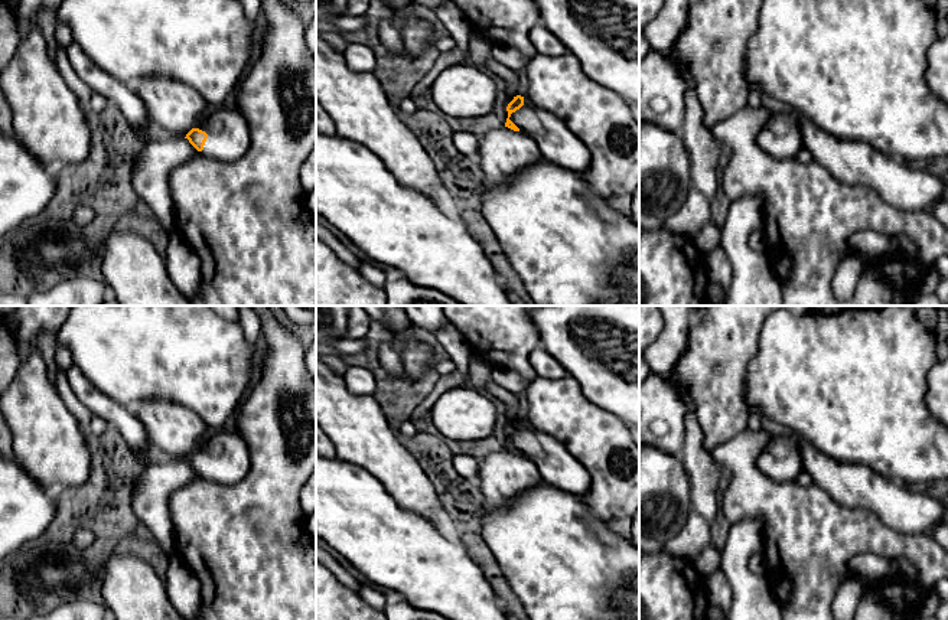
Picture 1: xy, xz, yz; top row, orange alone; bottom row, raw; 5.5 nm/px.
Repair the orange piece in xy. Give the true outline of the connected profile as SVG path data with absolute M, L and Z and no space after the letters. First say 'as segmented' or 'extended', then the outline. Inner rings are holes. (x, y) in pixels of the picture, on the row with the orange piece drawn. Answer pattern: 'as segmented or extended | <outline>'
extended | M237 107L215 108L205 121L192 128L186 137L201 156L221 161L234 161L251 147L247 118Z

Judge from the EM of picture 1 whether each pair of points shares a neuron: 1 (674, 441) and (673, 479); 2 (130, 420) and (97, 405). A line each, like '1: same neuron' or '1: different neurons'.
1: different neurons
2: same neuron

